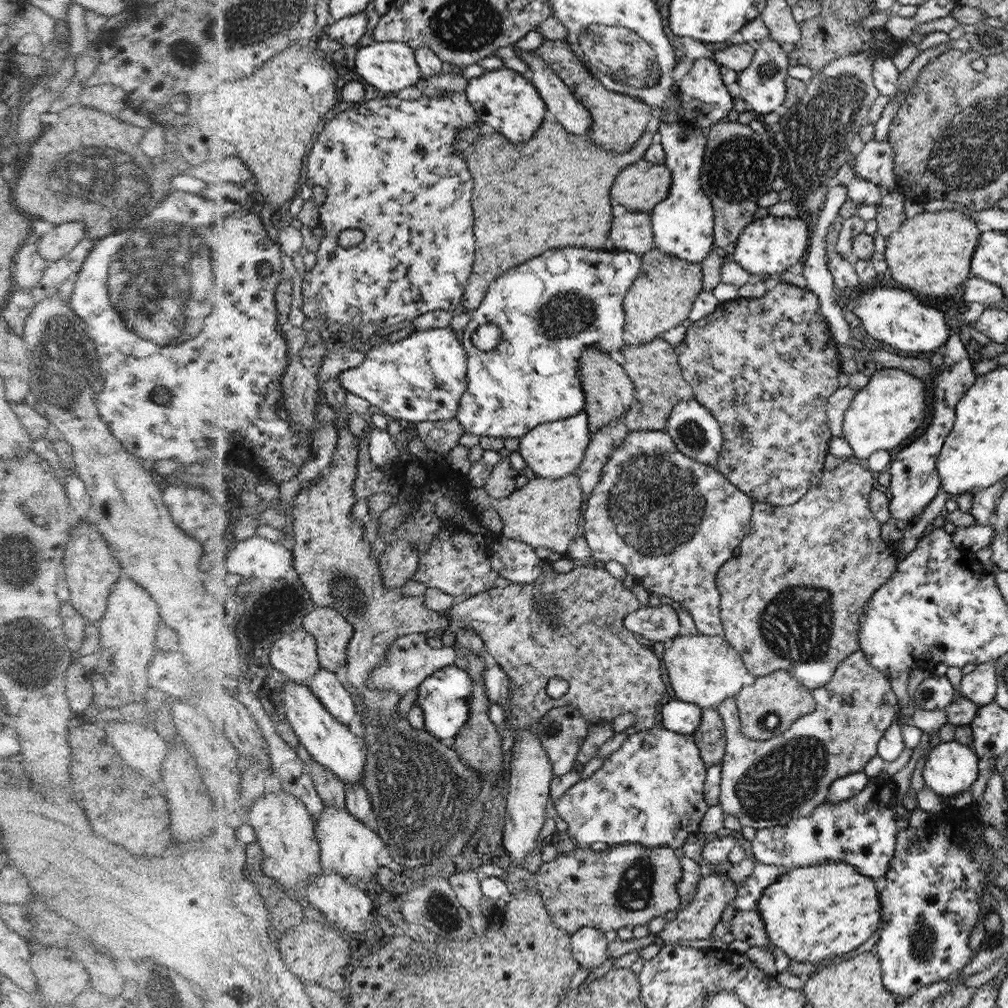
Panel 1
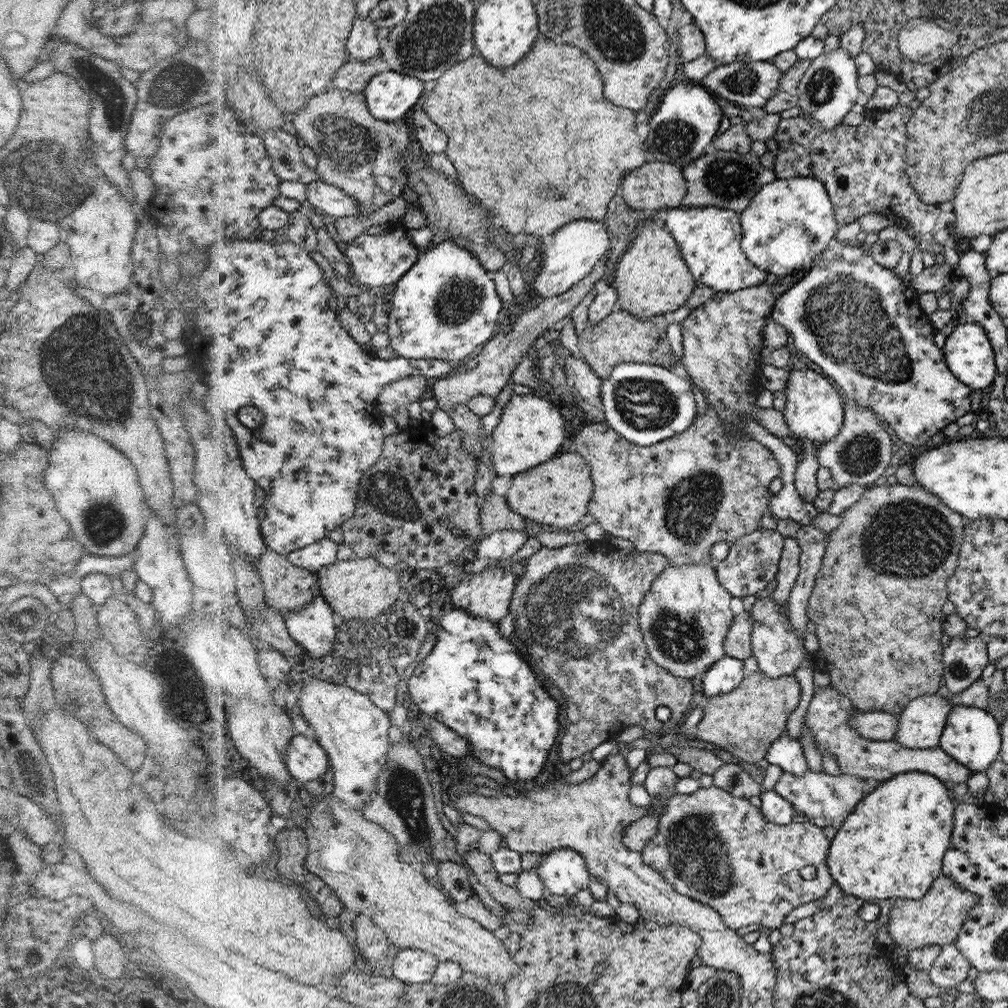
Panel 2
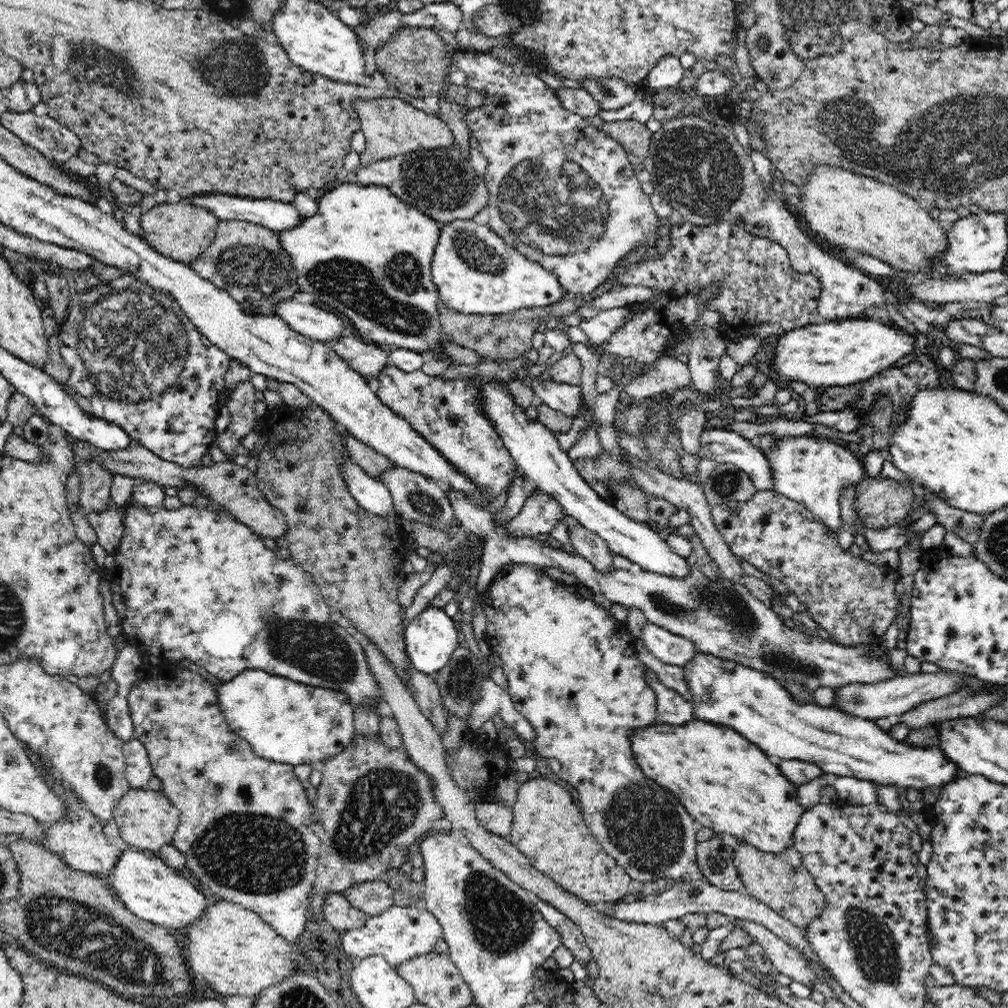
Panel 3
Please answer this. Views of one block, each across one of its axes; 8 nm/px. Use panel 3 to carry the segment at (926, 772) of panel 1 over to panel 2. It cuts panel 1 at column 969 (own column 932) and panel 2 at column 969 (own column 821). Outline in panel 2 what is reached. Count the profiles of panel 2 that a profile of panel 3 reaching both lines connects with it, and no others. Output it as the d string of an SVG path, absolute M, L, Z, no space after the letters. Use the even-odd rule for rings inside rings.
M953 705L949 720L941 734L939 748L952 758L966 765L971 772L985 772L1001 755L1001 729L997 719L988 711L965 705Z

